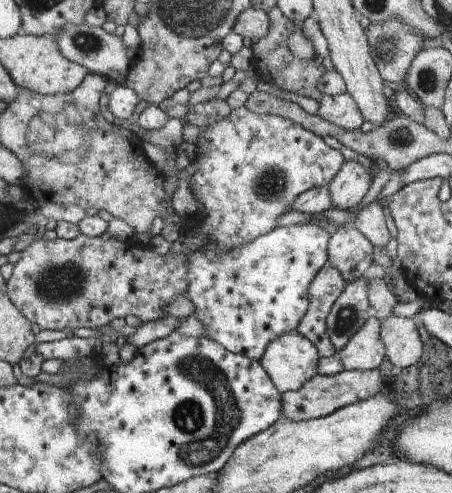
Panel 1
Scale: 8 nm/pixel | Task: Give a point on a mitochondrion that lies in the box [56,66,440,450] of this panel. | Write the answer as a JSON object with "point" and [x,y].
{"point":[271,185]}

